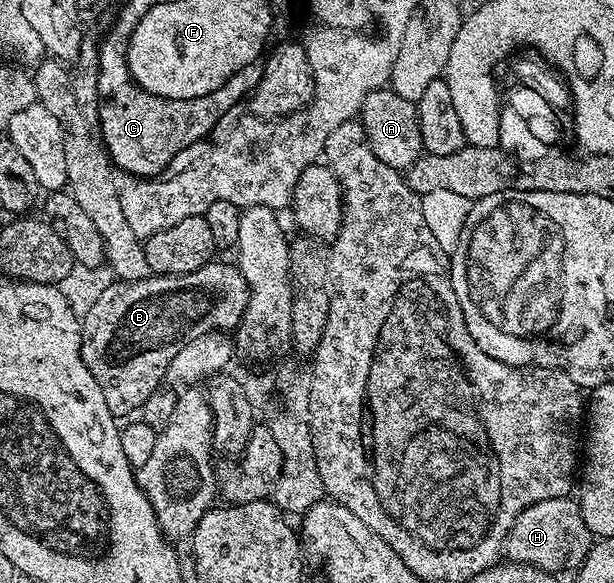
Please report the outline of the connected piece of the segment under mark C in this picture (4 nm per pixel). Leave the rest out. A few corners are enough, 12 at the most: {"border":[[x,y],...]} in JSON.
{"border":[[117,30],[99,48],[99,128],[111,162],[155,178],[206,141],[253,87],[201,98],[135,83]]}

